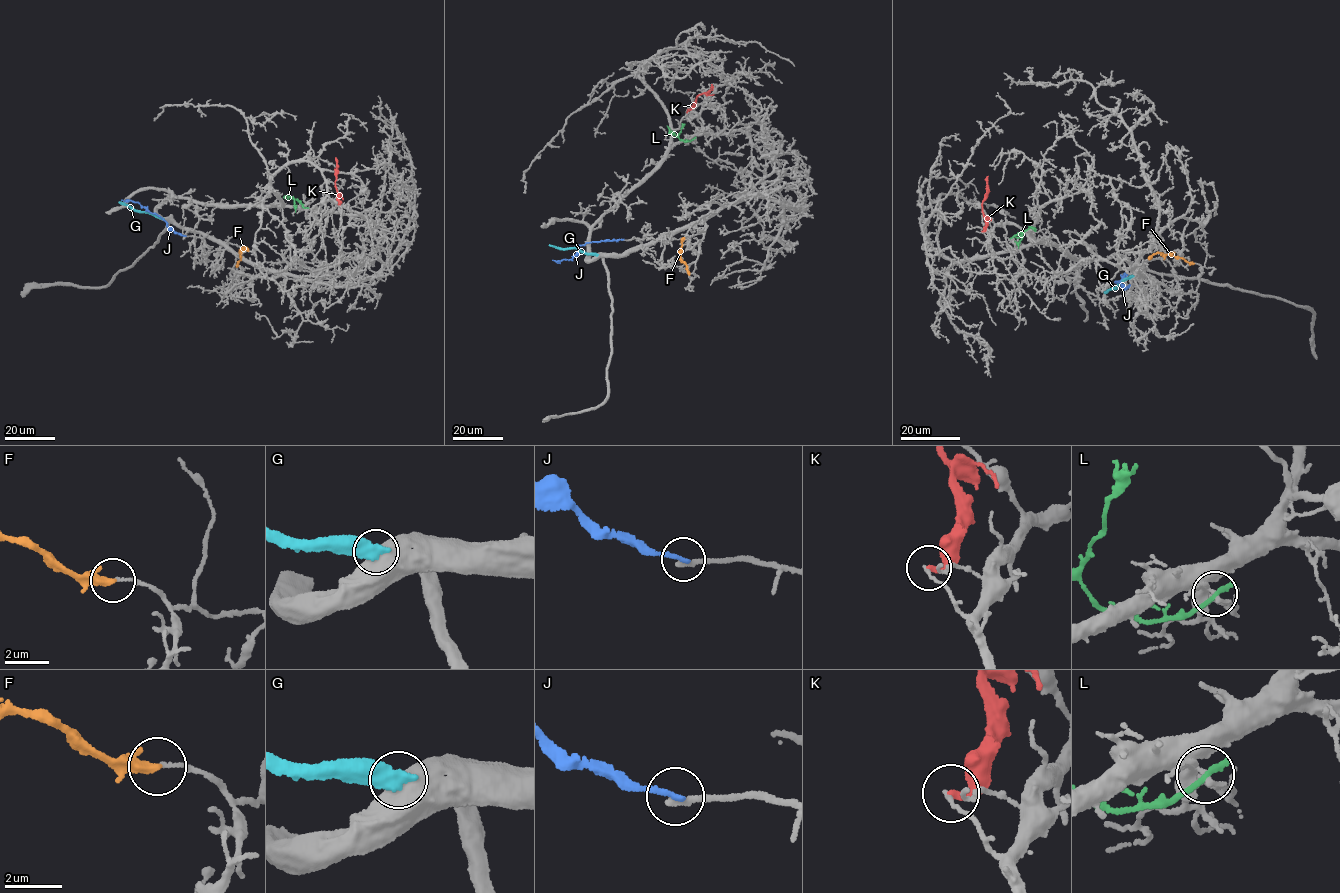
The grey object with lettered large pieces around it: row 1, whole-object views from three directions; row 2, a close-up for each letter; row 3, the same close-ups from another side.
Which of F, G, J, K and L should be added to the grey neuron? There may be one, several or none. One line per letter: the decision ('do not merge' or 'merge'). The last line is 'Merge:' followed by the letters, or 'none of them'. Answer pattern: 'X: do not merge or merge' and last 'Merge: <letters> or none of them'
F: do not merge
G: do not merge
J: do not merge
K: do not merge
L: do not merge
Merge: none of them

